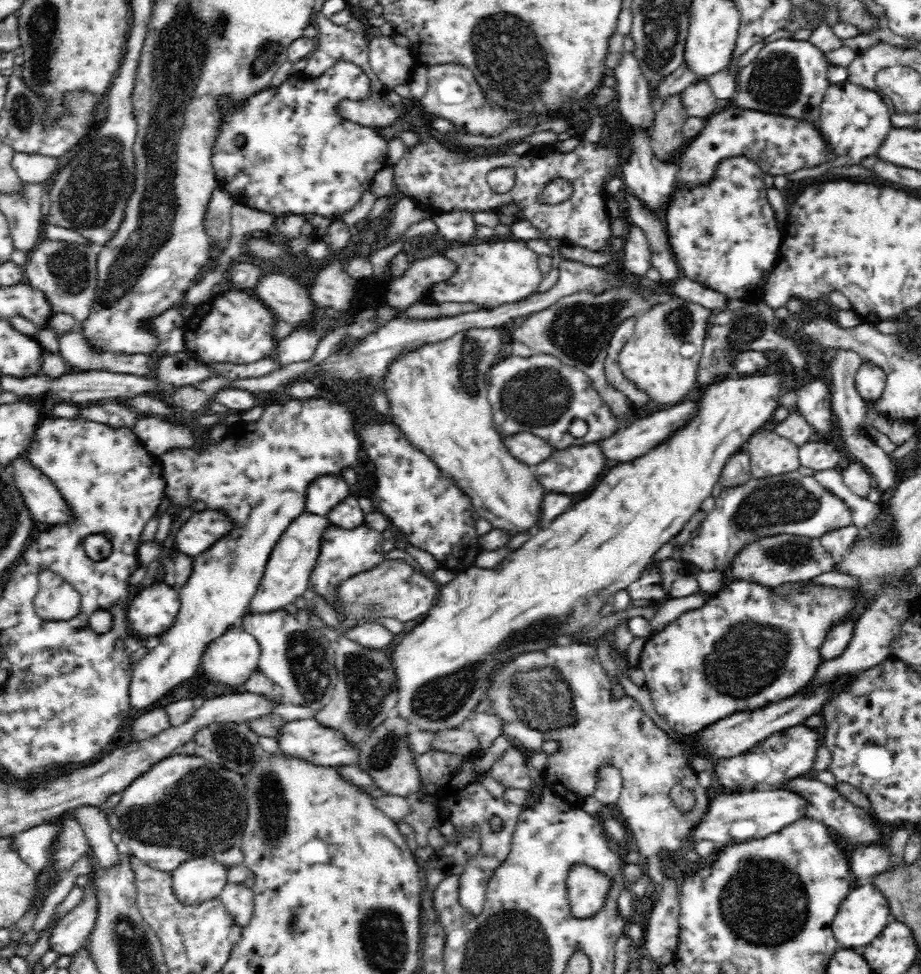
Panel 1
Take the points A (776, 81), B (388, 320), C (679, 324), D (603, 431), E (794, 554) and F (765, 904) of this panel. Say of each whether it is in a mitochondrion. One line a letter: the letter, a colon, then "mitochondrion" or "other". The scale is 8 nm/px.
A: mitochondrion
B: other
C: mitochondrion
D: other
E: mitochondrion
F: mitochondrion

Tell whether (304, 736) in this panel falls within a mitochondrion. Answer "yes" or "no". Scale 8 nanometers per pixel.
no

